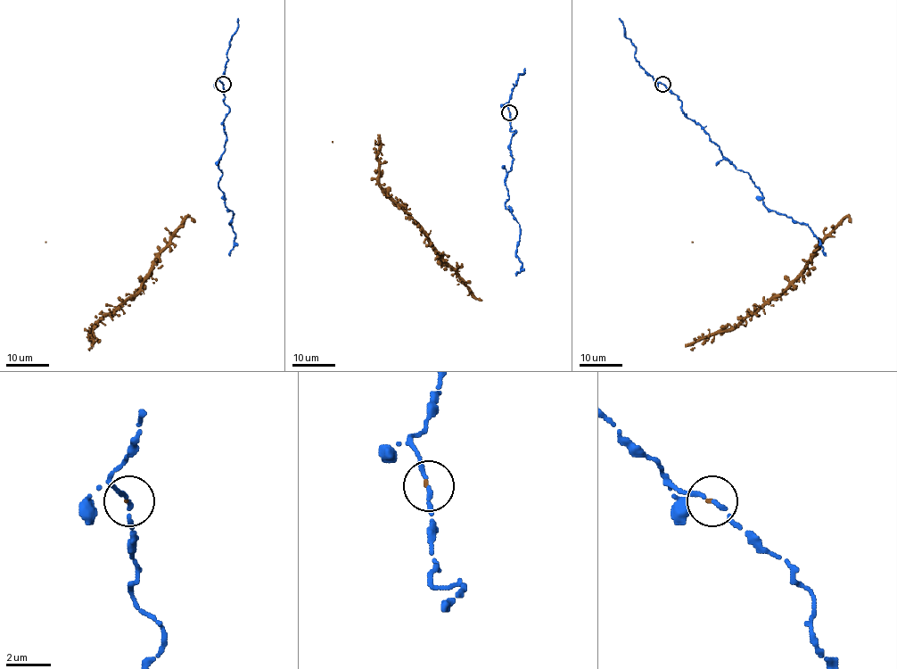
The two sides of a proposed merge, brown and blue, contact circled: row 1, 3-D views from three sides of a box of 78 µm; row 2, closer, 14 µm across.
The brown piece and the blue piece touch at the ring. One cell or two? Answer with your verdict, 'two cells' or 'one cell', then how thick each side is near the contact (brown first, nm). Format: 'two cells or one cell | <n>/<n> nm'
one cell | 90/140 nm

